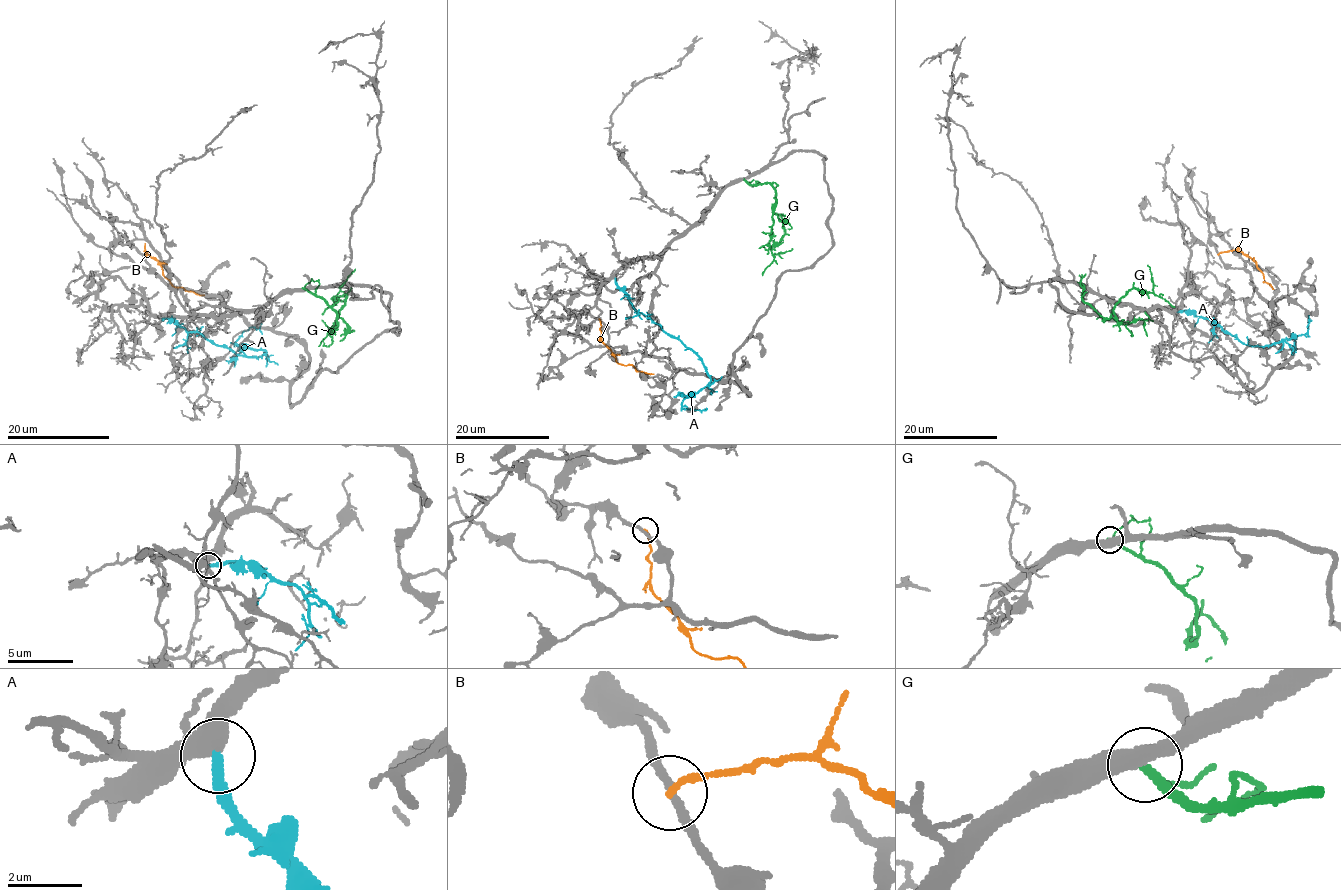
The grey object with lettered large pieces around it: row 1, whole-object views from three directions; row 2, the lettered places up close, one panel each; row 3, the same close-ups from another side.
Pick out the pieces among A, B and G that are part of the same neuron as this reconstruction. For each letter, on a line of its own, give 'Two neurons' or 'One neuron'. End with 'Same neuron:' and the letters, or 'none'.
A: One neuron
B: Two neurons
G: Two neurons
Same neuron: A

